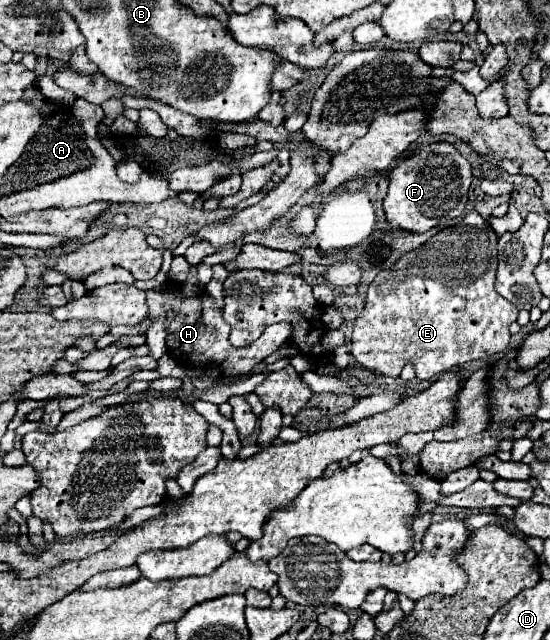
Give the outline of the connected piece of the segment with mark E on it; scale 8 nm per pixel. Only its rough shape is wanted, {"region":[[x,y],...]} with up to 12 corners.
{"region":[[476,211],[368,285],[352,355],[418,379],[488,359],[518,309]]}

